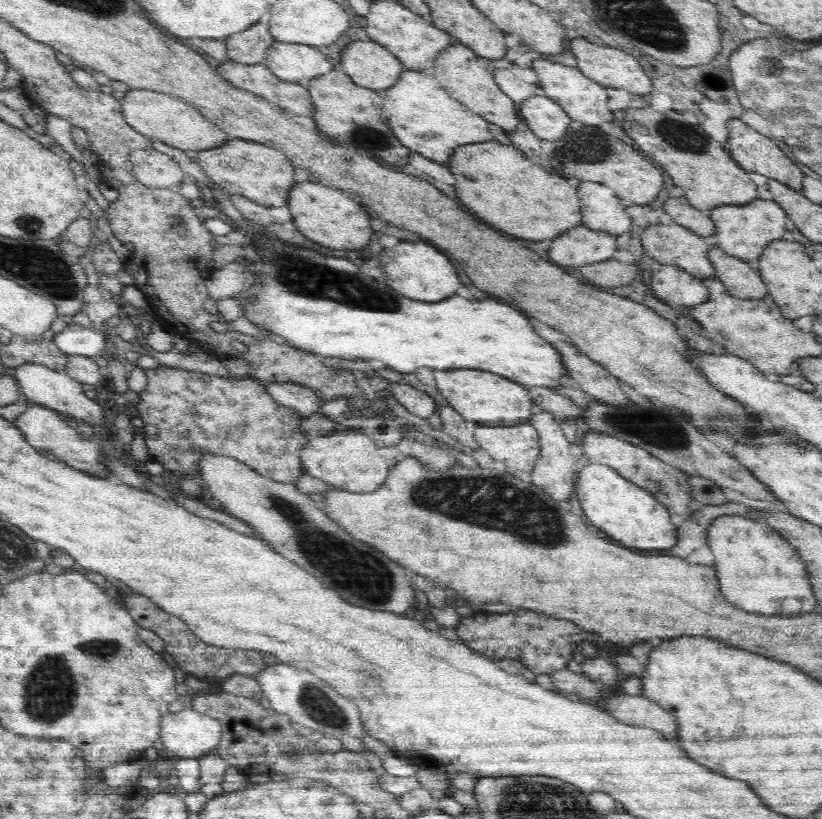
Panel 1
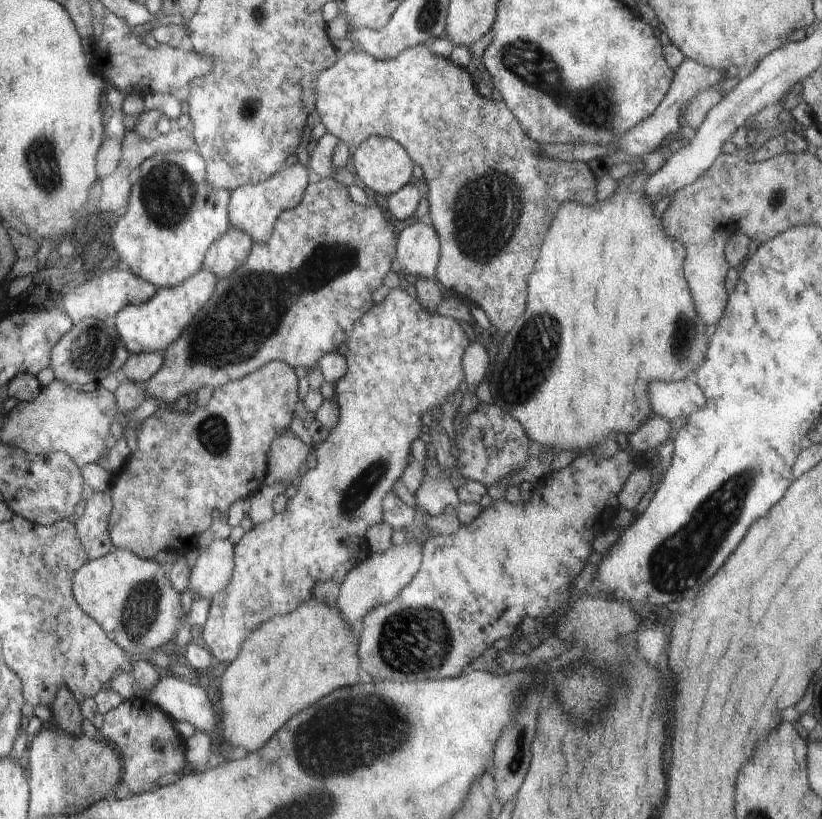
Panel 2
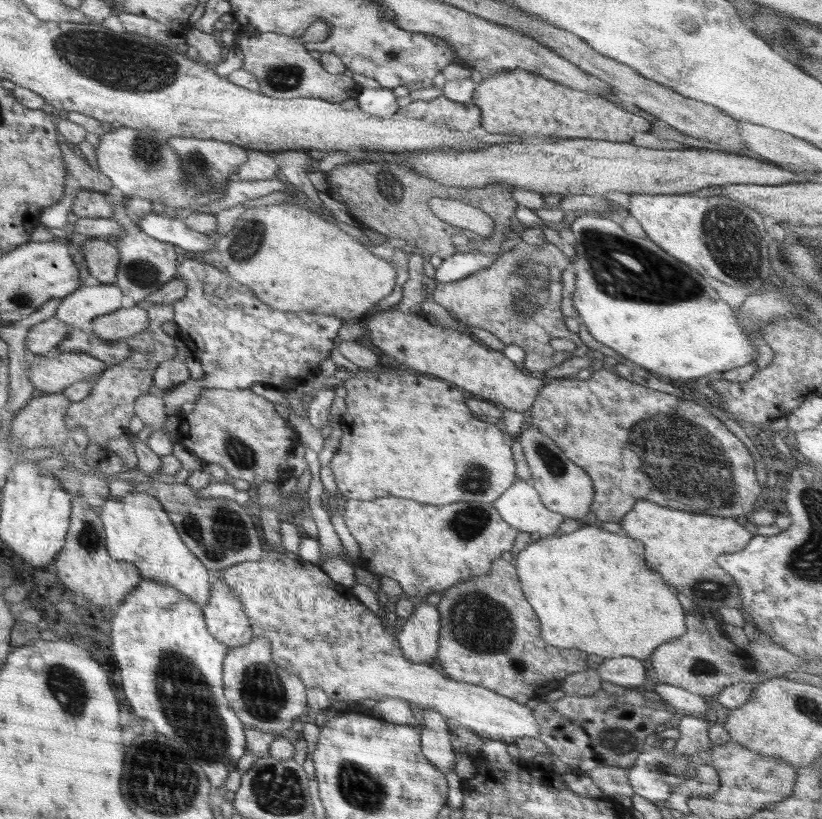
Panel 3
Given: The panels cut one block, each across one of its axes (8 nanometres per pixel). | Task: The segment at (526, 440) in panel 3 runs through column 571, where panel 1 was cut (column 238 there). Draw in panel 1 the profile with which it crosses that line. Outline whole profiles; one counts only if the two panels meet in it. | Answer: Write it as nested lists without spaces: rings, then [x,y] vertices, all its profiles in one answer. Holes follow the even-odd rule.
[[[216,454],[202,456],[200,476],[204,478],[210,494],[225,506],[226,513],[246,522],[278,554],[316,576],[346,602],[370,610],[412,613],[414,588],[406,578],[404,568],[374,546],[352,538],[309,495],[302,493],[294,482],[265,478],[234,458]]]

